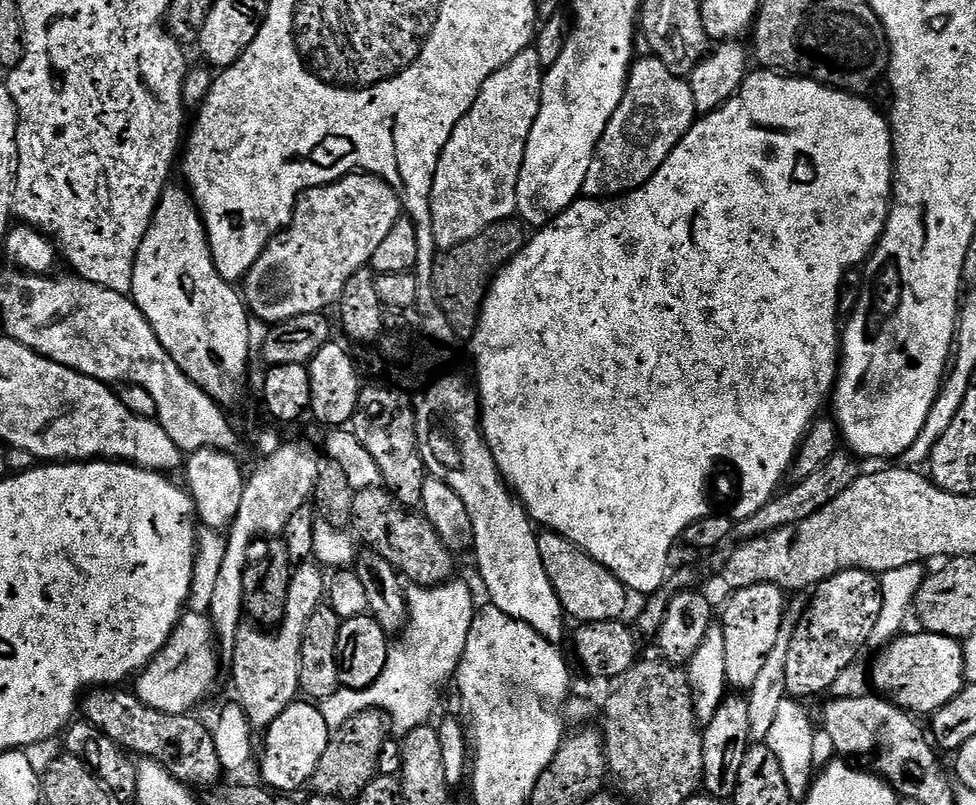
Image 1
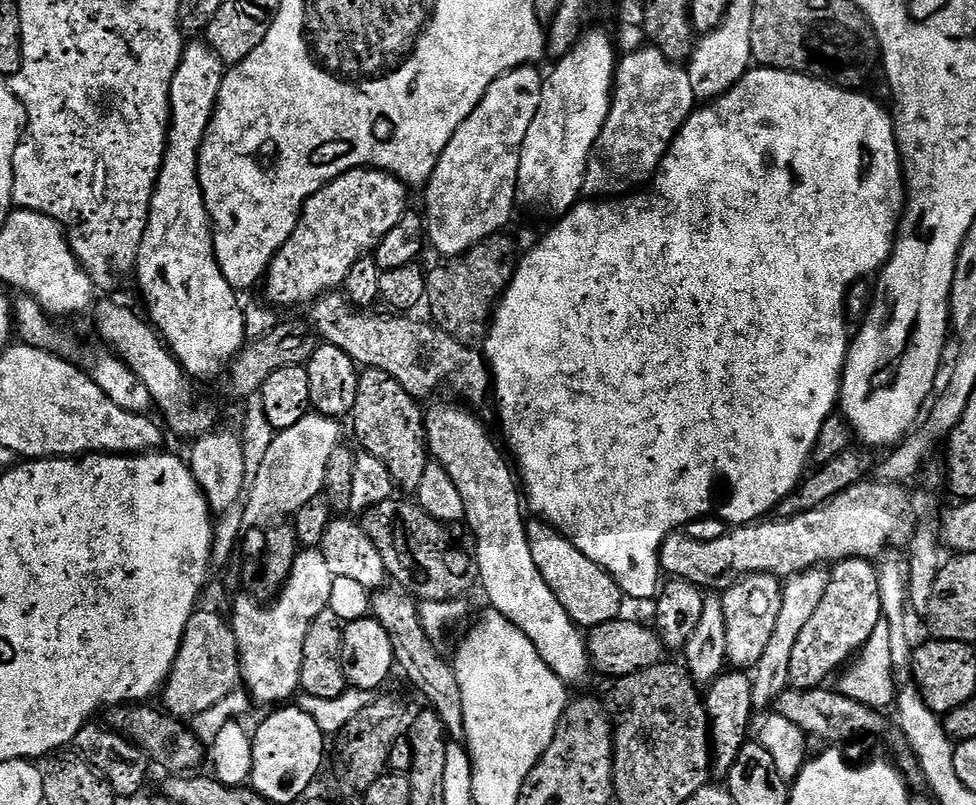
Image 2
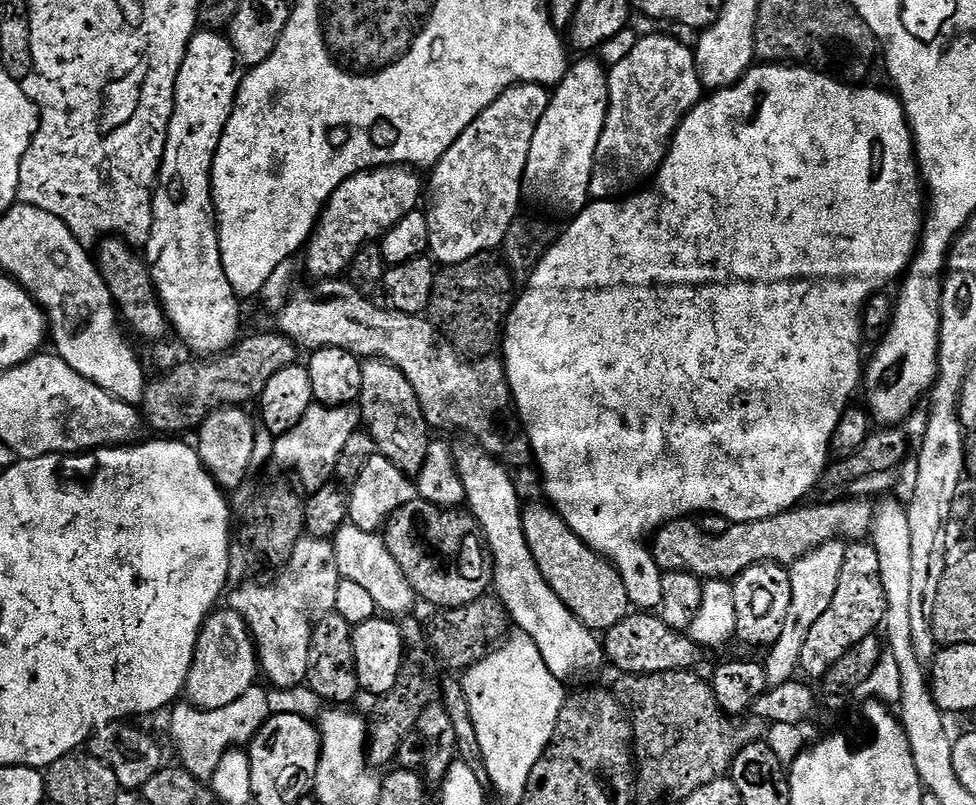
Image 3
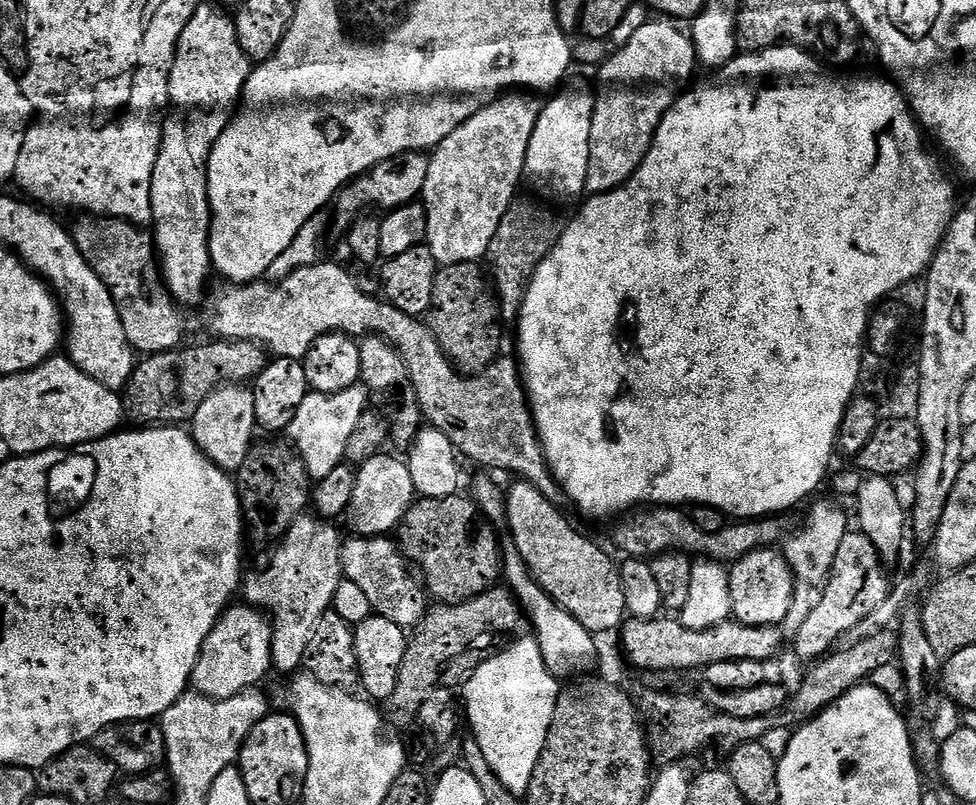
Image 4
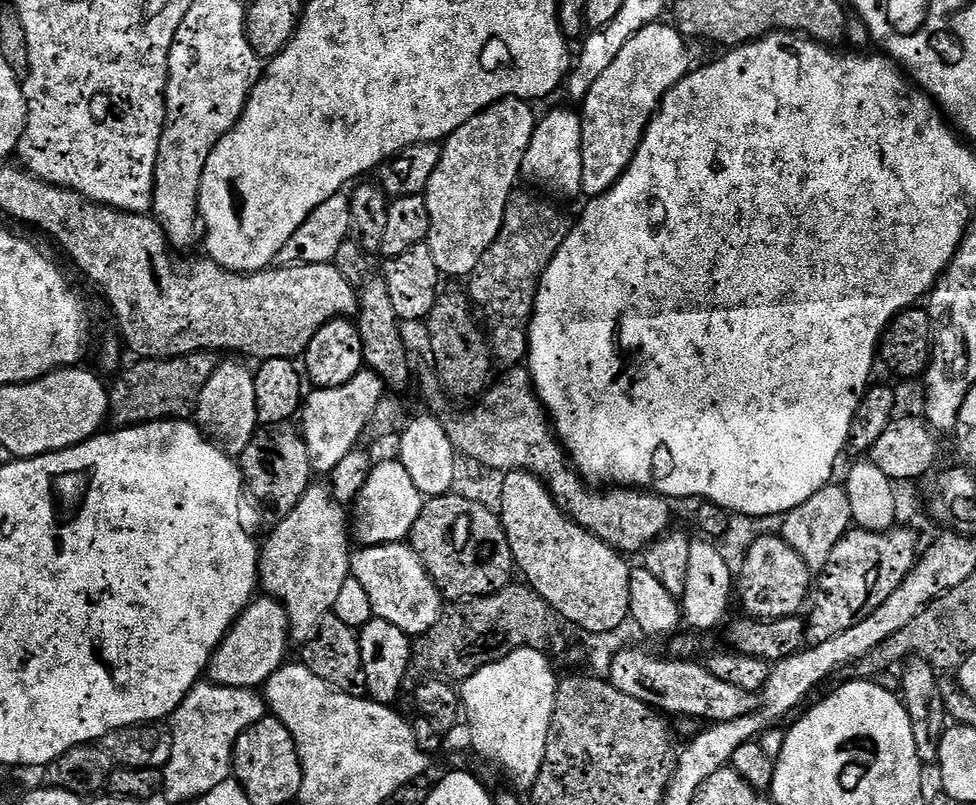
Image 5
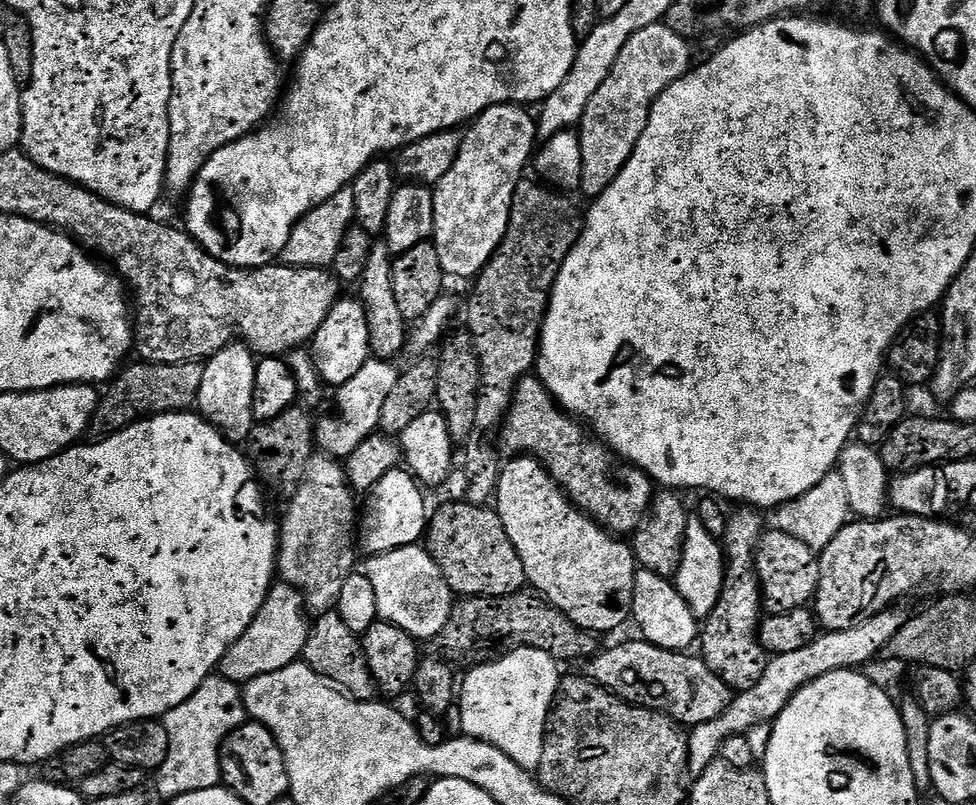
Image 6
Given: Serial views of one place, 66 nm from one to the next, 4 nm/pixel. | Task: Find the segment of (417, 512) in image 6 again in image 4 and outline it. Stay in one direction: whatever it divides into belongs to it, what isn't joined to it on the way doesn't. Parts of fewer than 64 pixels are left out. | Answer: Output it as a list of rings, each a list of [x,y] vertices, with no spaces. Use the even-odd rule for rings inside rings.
[[[388,455],[375,456],[367,460],[365,464],[359,465],[354,498],[346,513],[347,519],[352,519],[353,533],[356,536],[384,538],[395,533],[417,499],[414,478],[410,478],[407,463],[401,457],[399,460],[396,456]]]

